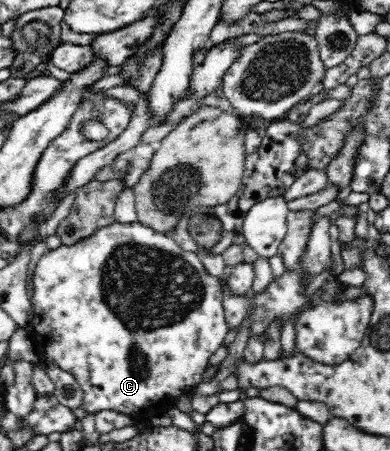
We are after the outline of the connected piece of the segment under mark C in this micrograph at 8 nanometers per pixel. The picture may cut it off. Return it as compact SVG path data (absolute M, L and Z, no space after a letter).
M138 220L134 223L114 222L98 229L96 233L78 240L73 246L60 246L47 249L40 257L32 277L32 317L28 325L28 335L35 345L50 360L54 360L60 369L68 371L76 379L84 393L82 408L89 413L98 411L116 411L138 420L147 421L152 415L164 413L174 405L185 392L203 381L203 374L208 366L208 359L220 349L226 333L230 330L225 320L223 308L222 286L226 283L226 275L214 277L210 275L196 252L184 251L165 233L160 233L150 226L142 225Z

